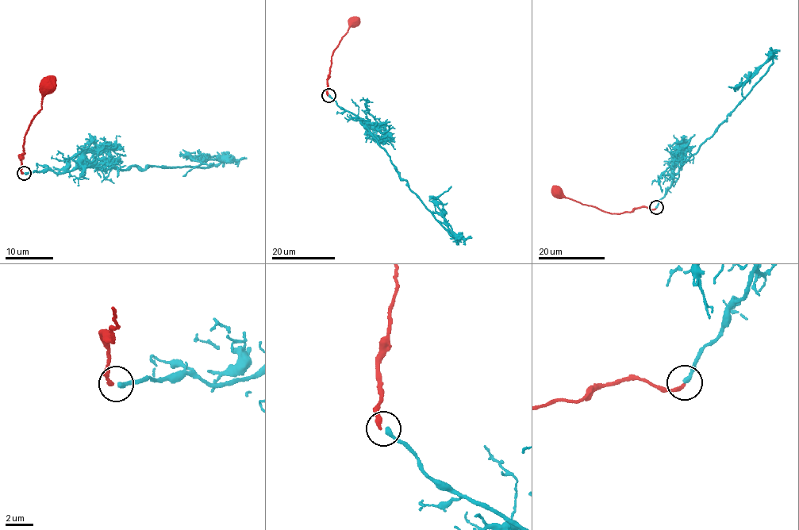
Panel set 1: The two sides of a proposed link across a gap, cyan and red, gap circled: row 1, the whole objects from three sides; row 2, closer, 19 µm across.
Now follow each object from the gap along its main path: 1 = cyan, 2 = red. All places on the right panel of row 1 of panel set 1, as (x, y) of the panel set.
1: (655, 207), (685, 162), (740, 104), (766, 73), (772, 60), (767, 60), (747, 82), (734, 88), (728, 87)
2: (655, 208), (637, 207), (631, 212), (609, 213), (556, 191)

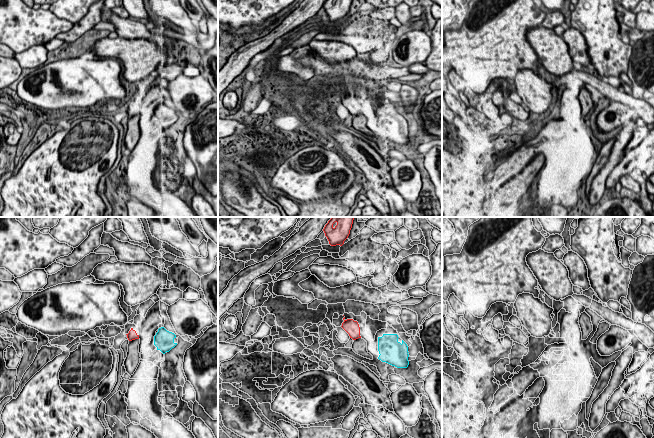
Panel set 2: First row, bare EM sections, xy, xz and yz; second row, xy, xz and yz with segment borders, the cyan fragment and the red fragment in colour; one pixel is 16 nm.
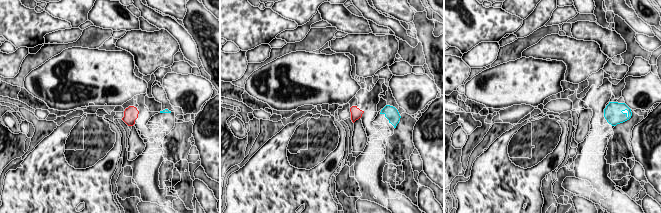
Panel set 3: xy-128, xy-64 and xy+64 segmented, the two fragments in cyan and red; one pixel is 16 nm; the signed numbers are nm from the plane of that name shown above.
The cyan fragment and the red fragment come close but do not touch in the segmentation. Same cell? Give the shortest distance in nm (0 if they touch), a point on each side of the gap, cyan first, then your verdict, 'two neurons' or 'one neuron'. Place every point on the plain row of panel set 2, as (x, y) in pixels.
gap 260 nm; span xy (154, 112), (138, 112); two neurons

